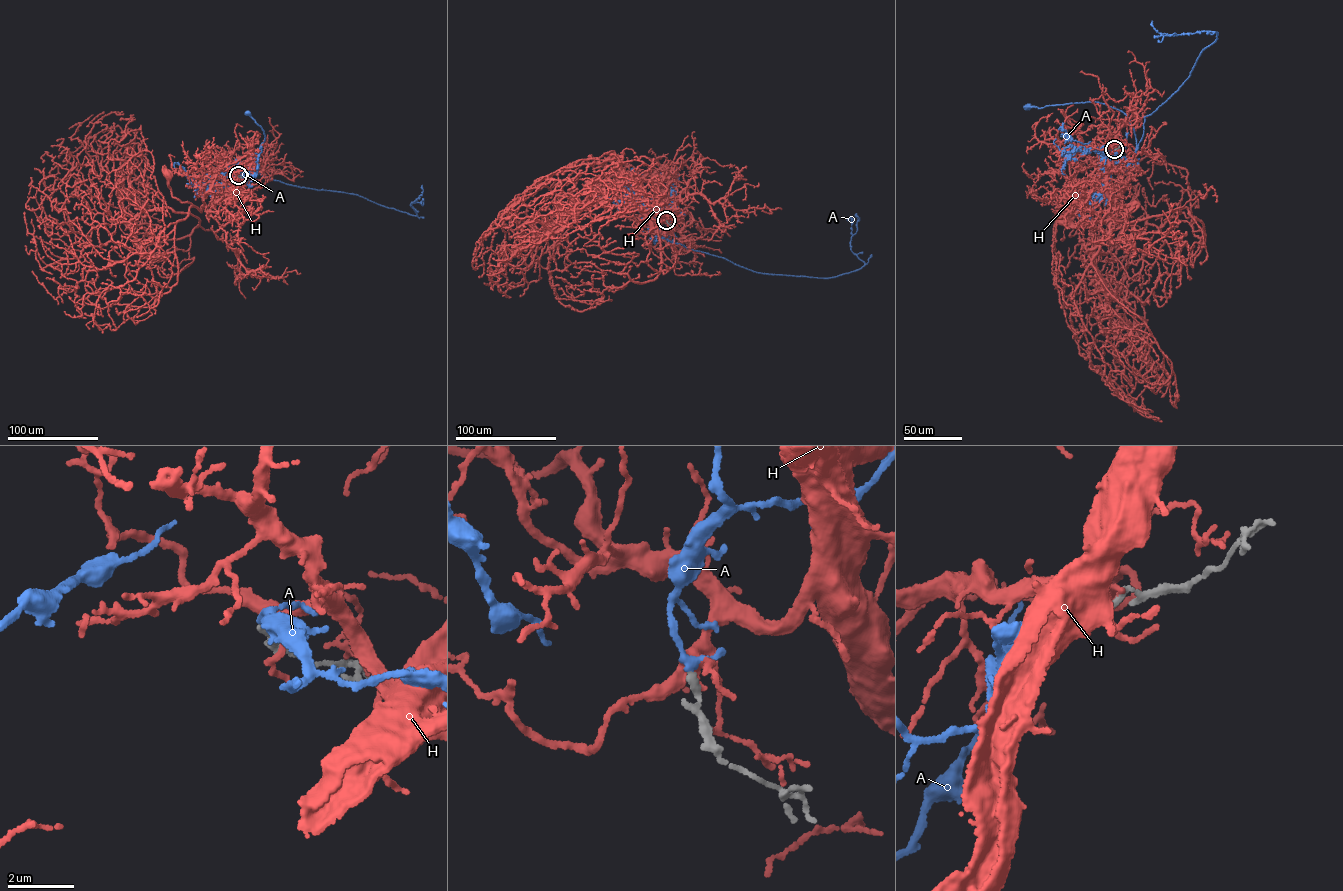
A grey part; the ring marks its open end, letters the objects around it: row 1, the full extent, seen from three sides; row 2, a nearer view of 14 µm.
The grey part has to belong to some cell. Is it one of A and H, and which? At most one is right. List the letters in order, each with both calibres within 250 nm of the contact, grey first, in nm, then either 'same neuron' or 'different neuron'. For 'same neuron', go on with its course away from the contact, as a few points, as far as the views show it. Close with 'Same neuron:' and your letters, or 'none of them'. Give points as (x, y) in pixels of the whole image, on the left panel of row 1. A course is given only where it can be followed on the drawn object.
A: calibres 180 and 240 nm; same neuron; course (238, 176), (222, 183), (222, 188), (253, 165), (265, 140), (262, 128), (248, 112)
H: calibres 200 and 130 nm; different neuron
Same neuron: A

